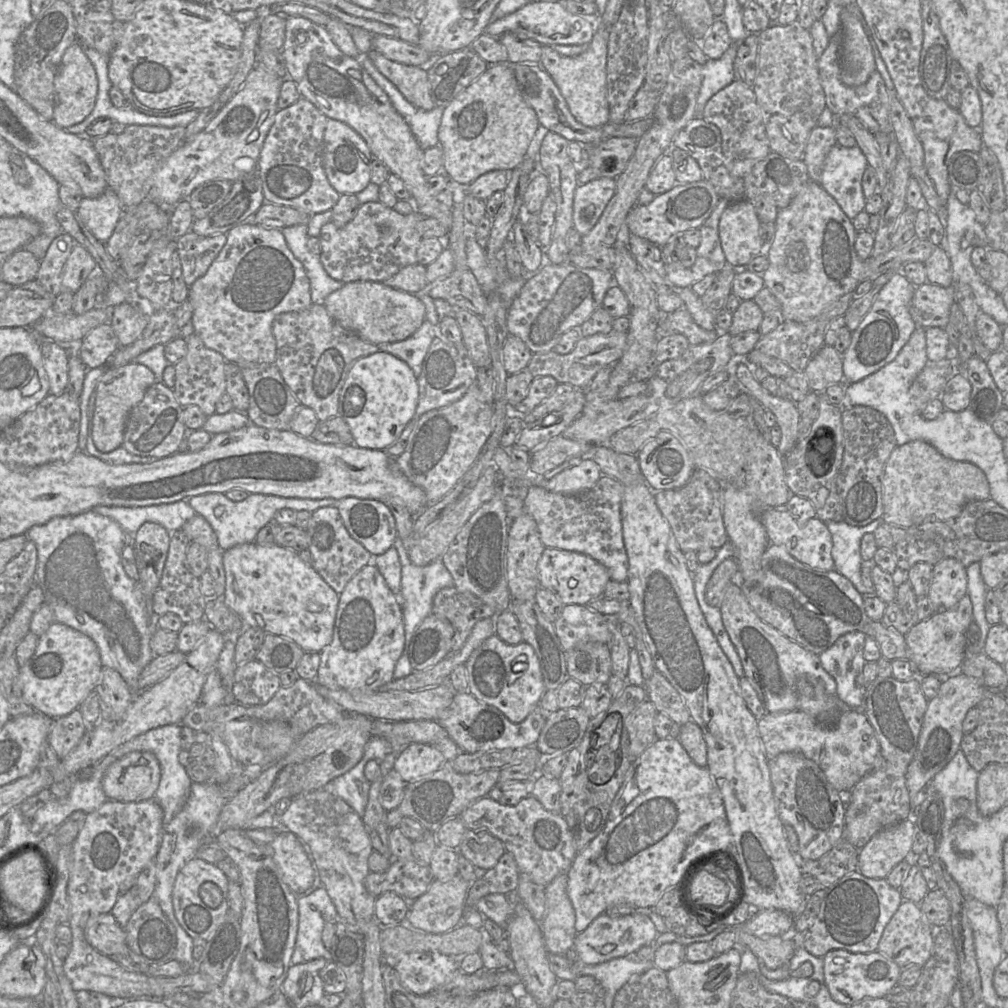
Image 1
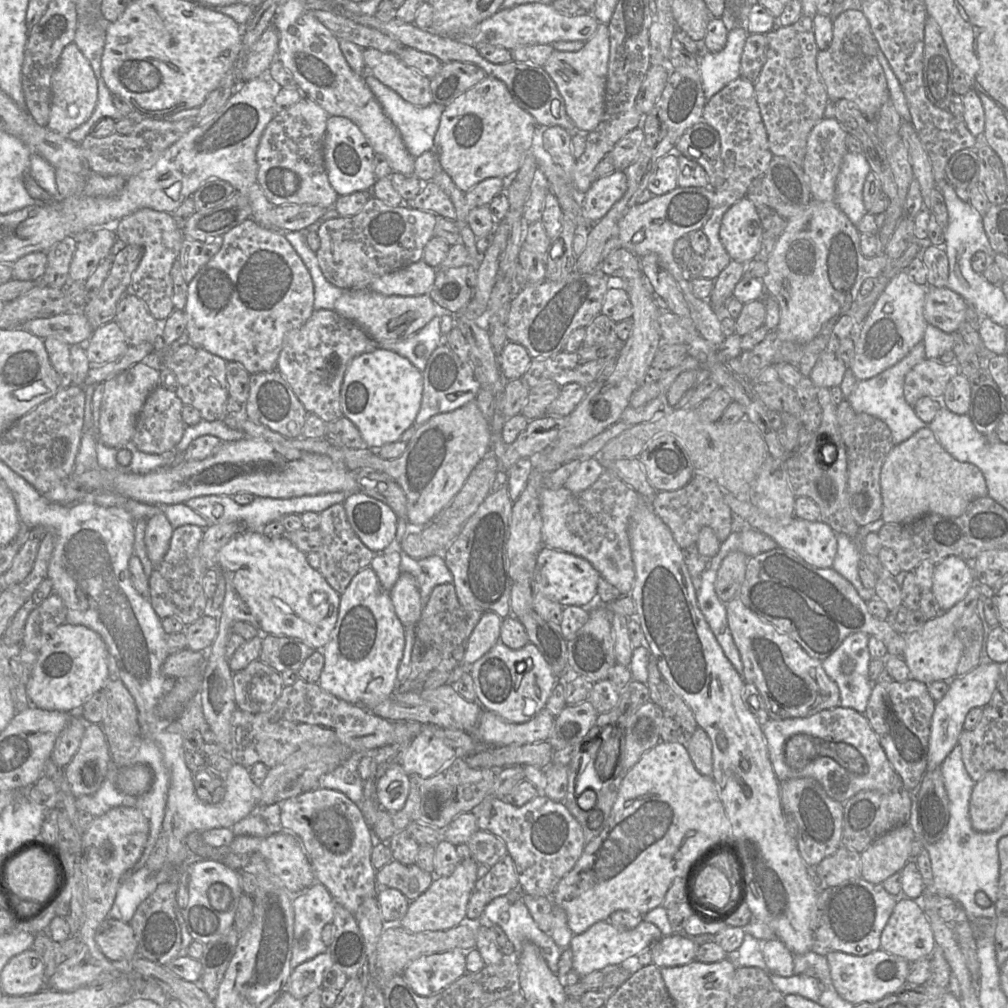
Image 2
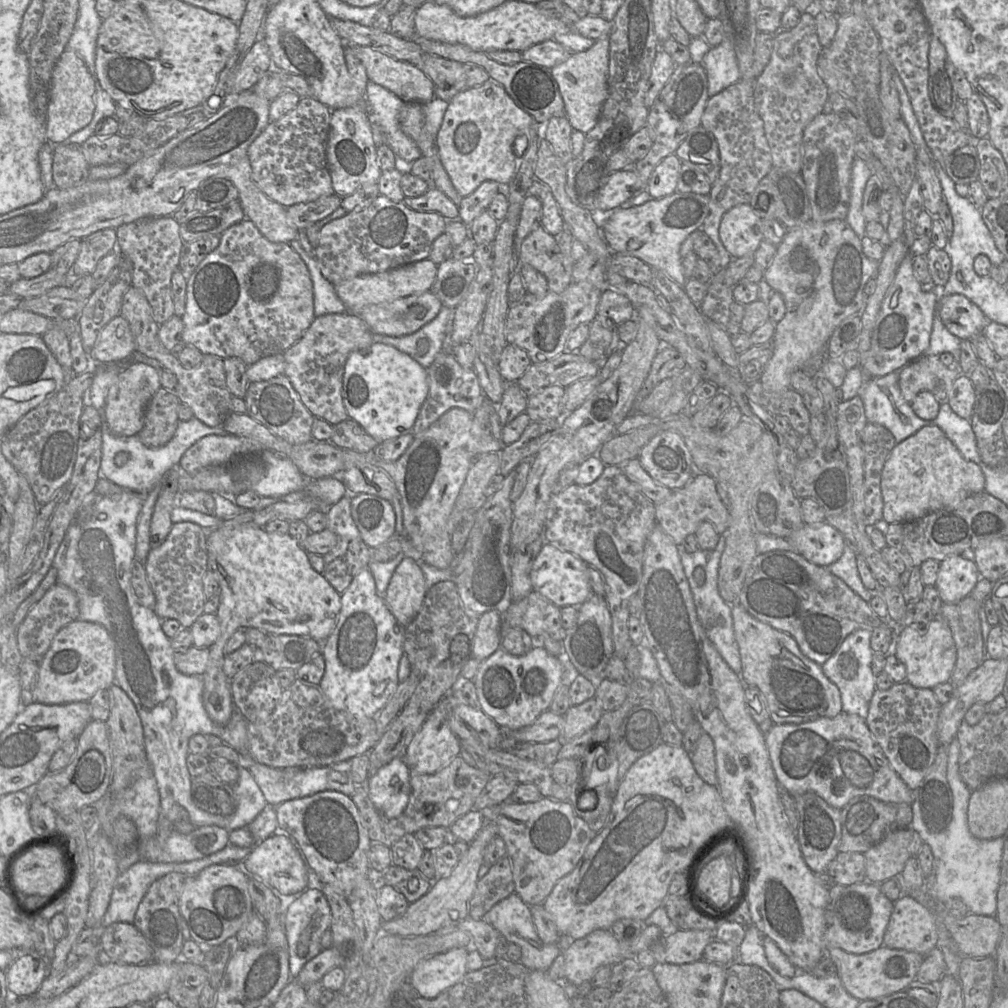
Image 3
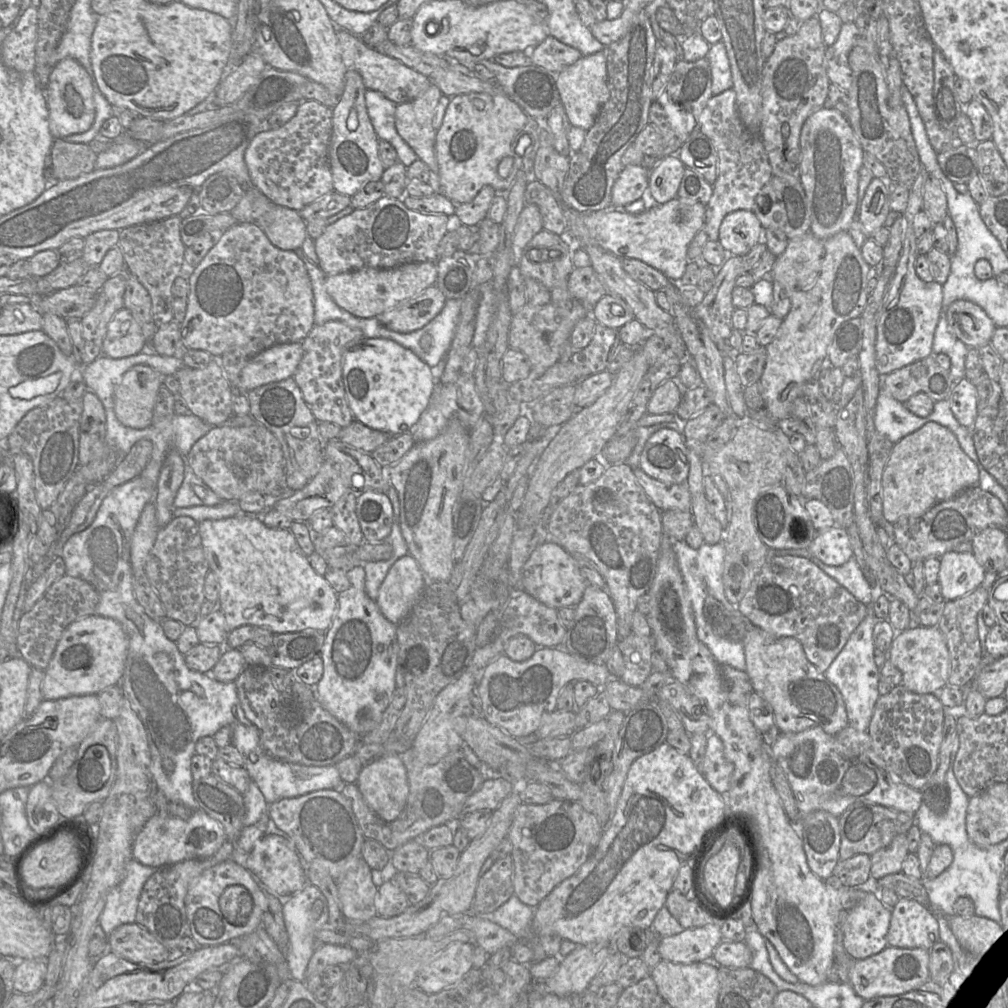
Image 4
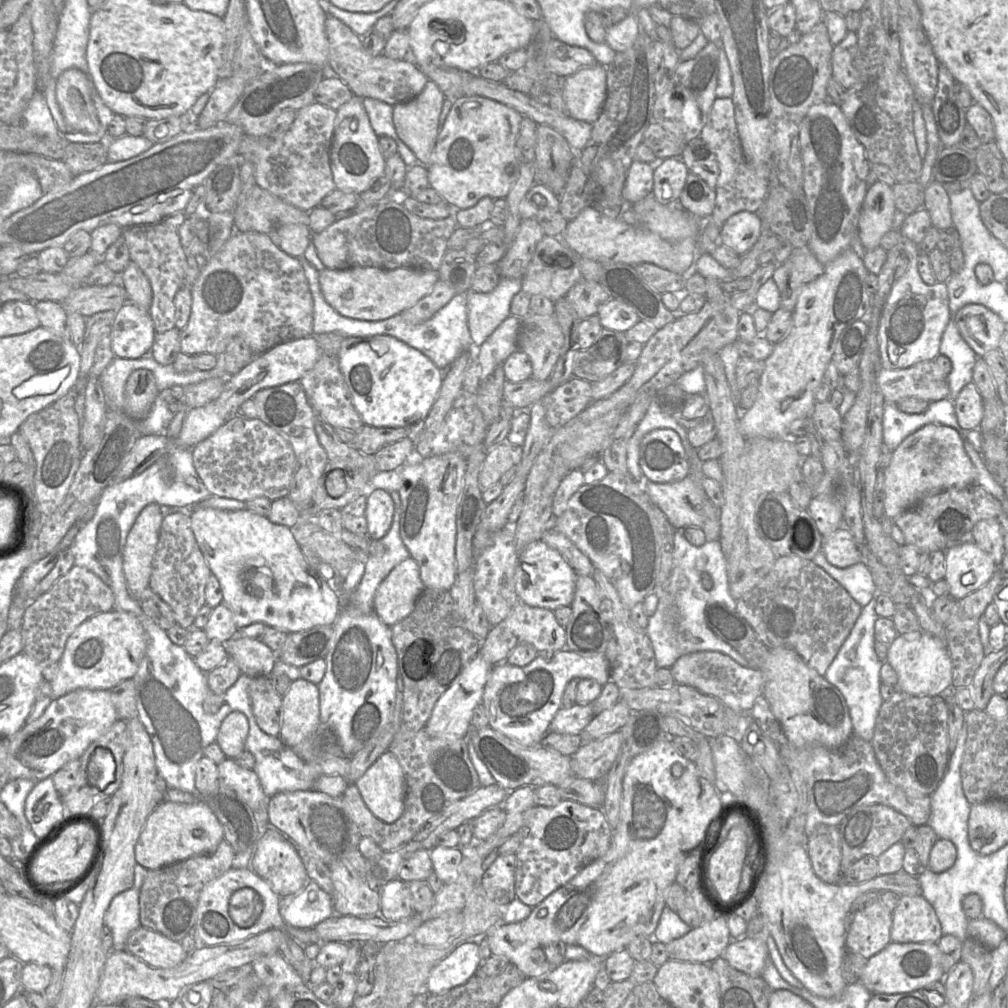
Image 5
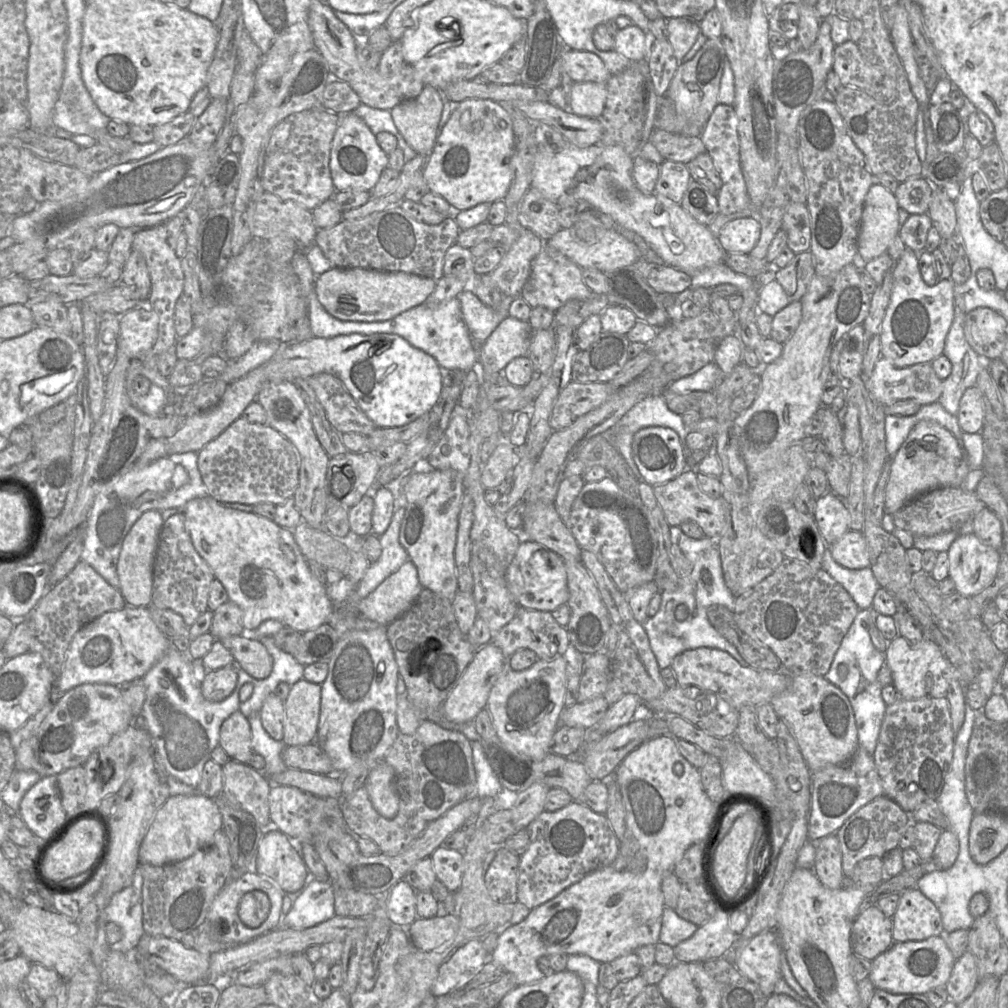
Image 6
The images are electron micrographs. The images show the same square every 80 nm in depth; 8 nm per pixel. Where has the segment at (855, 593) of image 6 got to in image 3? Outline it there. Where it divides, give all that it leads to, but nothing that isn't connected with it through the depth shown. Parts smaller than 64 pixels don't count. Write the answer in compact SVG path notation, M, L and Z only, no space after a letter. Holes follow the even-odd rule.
M846 542L841 557L836 562L823 567L841 578L856 594L868 603L876 591L869 590L863 585L857 568L856 554L856 550Z

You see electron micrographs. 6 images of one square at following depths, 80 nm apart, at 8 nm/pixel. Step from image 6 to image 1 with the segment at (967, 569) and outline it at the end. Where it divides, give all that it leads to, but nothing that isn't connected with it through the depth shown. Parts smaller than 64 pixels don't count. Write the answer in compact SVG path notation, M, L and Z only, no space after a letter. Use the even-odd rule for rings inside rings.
M945 558L933 565L928 598L934 613L954 608L967 594L966 567L957 559Z

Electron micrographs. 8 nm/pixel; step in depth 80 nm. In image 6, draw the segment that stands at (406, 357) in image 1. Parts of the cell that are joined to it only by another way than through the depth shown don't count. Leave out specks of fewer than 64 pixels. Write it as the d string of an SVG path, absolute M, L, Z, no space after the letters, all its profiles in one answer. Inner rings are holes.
M457 297L441 304L423 303L393 317L393 333L433 356L447 373L467 372L477 361L477 352L461 312Z

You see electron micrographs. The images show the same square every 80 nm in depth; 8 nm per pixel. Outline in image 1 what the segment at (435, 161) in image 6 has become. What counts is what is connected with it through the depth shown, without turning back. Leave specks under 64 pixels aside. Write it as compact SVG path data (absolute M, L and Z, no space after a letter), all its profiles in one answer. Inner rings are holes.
M509 63L488 65L484 73L444 108L438 131L438 145L443 150L442 172L461 186L469 186L479 176L489 171L512 171L526 158L539 127L535 111L524 101L519 91L513 65Z

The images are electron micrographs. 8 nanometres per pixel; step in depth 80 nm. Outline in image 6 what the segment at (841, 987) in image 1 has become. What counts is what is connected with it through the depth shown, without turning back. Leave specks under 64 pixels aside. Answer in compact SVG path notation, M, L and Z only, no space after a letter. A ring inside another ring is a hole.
M944 935L930 937L922 941L894 942L892 946L873 959L868 979L875 989L891 994L925 994L936 987L945 987L956 959L948 949Z

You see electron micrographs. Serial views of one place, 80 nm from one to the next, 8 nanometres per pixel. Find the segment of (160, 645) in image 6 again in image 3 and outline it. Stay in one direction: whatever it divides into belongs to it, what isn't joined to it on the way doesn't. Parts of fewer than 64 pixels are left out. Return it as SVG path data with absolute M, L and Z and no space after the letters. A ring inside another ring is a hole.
M76 619L65 625L53 638L39 664L34 702L66 704L89 701L99 690L115 682L116 654L114 641L102 625Z

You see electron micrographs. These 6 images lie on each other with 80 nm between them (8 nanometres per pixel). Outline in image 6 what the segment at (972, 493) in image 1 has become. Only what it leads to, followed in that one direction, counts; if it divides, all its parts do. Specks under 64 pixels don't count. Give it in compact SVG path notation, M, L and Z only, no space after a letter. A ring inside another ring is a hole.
M933 421L918 422L891 459L885 489L885 512L893 515L919 495L941 487L960 487L970 472L965 452L955 436Z

